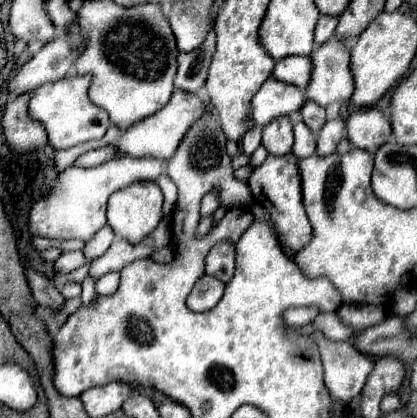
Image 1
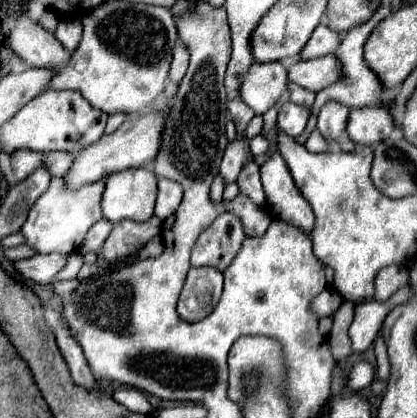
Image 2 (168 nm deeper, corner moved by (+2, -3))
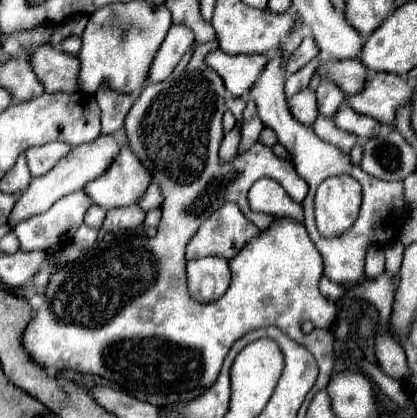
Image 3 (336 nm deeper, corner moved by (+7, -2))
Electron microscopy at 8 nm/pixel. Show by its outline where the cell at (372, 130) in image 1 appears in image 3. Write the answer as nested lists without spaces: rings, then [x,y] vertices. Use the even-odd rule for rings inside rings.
[[[347,104],[341,106],[339,114],[333,118],[337,128],[349,132],[349,134],[355,134],[359,136],[363,142],[377,136],[379,130],[381,130],[381,124],[375,120],[375,118],[369,118],[369,116],[363,116],[363,114],[357,114],[355,110],[351,110]]]

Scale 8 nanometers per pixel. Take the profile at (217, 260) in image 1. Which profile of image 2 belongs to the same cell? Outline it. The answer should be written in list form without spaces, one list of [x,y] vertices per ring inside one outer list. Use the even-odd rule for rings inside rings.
[[[222,213],[198,237],[192,249],[190,263],[192,267],[208,265],[224,271],[238,255],[244,239],[246,239],[246,233],[244,233],[242,221],[234,213]]]

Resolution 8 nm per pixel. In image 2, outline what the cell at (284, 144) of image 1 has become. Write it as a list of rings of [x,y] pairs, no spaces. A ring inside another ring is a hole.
[[[288,101],[282,105],[282,109],[278,113],[278,127],[292,137],[300,137],[306,129],[308,119],[310,119],[310,109]]]

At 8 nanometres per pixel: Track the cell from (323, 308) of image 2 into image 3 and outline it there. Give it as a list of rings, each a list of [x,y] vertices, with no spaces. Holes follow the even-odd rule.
[[[321,278],[321,282],[319,282],[319,290],[321,290],[321,294],[325,296],[325,298],[329,298],[329,300],[333,300],[333,302],[337,302],[341,296],[343,296],[343,292],[345,292],[345,288],[341,288],[341,286],[337,286],[335,282],[331,282],[329,278]]]

